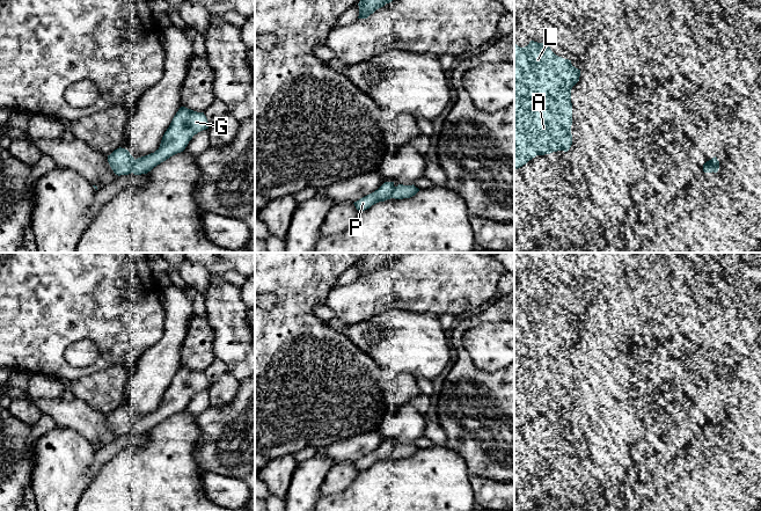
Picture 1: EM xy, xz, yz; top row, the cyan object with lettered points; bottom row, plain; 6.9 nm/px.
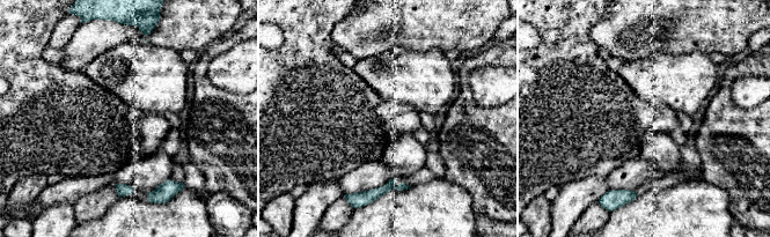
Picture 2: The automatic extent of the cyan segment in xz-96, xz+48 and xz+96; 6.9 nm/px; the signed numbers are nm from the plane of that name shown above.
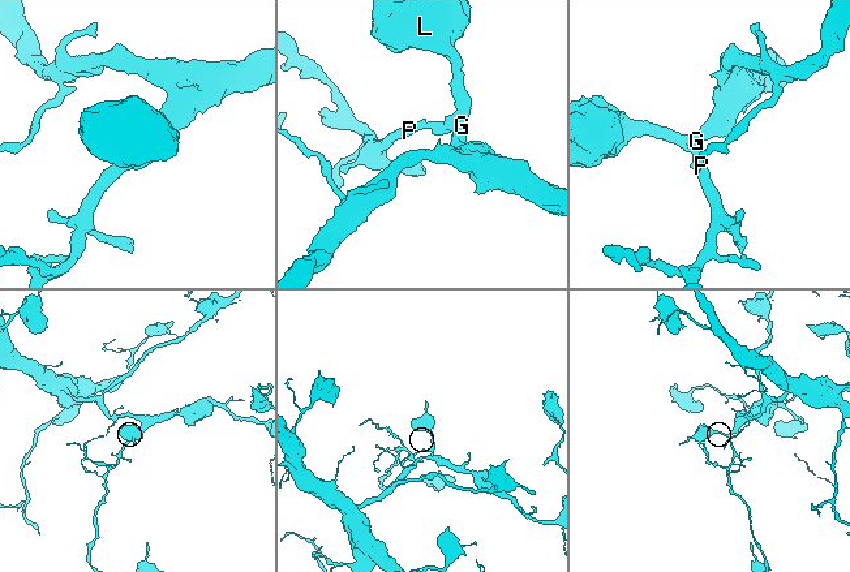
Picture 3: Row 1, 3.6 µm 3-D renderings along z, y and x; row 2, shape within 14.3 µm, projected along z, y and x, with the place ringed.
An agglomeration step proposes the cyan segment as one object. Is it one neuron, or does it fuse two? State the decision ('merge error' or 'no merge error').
no merge error

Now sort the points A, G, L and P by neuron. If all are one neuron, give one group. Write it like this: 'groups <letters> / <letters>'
groups A G L P

